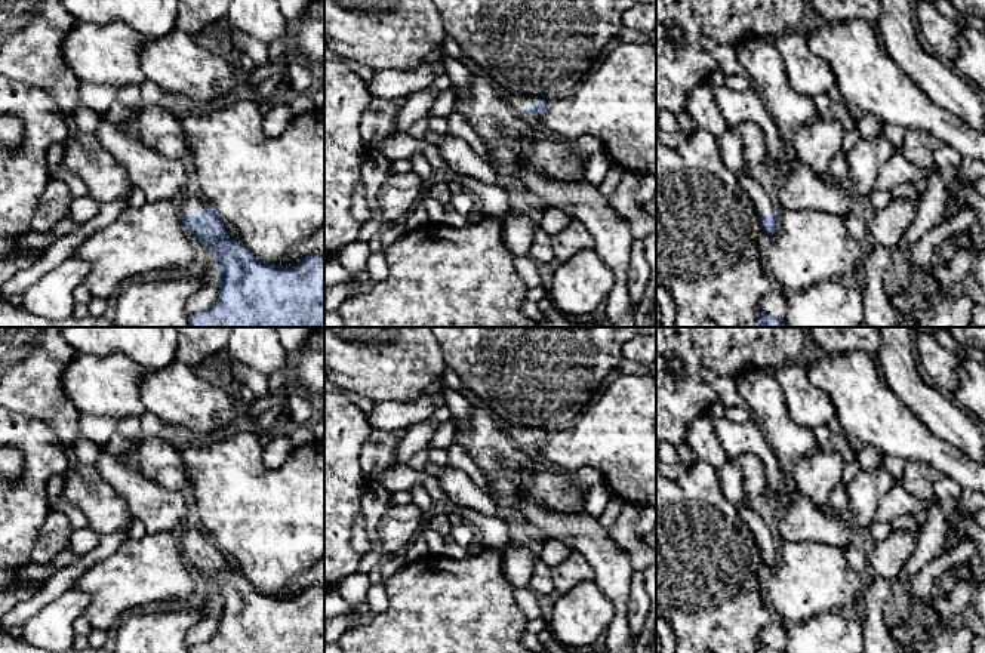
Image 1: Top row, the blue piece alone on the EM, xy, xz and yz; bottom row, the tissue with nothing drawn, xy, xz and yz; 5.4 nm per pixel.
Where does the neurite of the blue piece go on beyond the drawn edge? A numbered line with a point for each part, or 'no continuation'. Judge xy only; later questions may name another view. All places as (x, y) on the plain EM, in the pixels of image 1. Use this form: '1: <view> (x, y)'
1: xy (188, 535)

